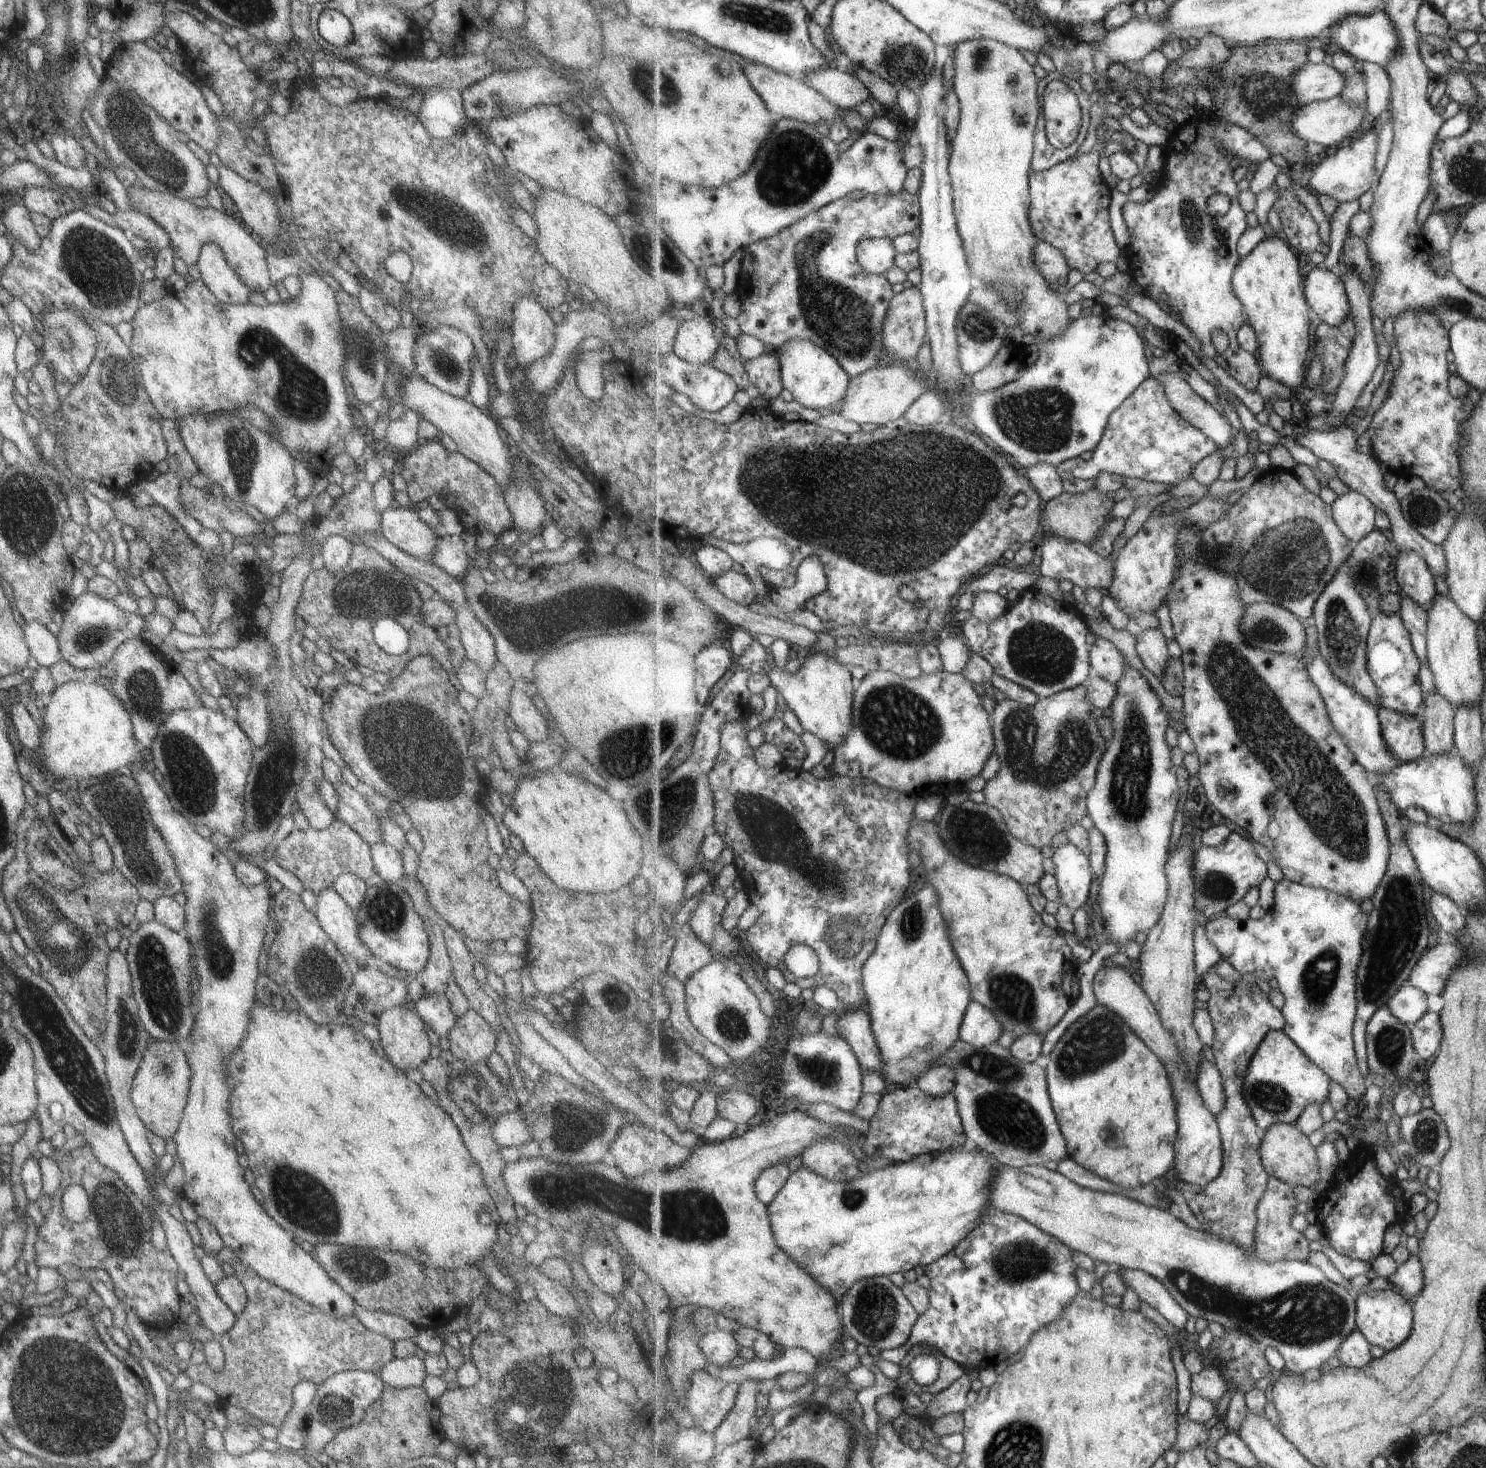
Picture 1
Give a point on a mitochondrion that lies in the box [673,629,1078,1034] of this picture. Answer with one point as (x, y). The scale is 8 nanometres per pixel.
(901, 724)

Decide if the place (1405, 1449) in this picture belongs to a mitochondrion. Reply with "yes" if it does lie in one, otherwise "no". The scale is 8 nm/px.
no

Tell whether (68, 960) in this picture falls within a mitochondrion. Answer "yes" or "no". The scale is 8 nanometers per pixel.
yes

